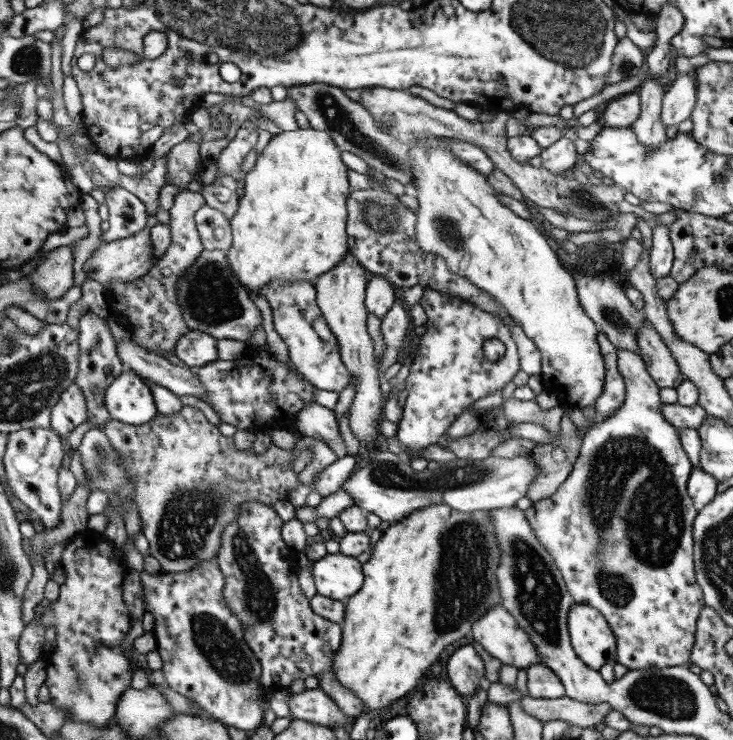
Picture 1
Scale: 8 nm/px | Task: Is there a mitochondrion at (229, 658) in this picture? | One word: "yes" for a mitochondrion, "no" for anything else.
yes

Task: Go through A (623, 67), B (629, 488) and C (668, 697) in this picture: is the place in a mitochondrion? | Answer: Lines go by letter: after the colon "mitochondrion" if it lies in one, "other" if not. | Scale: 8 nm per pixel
A: mitochondrion
B: mitochondrion
C: mitochondrion

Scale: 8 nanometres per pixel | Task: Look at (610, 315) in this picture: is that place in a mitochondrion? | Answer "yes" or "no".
yes

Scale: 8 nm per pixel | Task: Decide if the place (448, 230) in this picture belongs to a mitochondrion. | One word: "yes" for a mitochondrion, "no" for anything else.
yes

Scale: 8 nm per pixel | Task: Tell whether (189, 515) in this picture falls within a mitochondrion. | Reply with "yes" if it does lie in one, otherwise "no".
yes

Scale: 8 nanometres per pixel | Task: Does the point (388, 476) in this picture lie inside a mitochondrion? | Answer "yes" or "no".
yes

